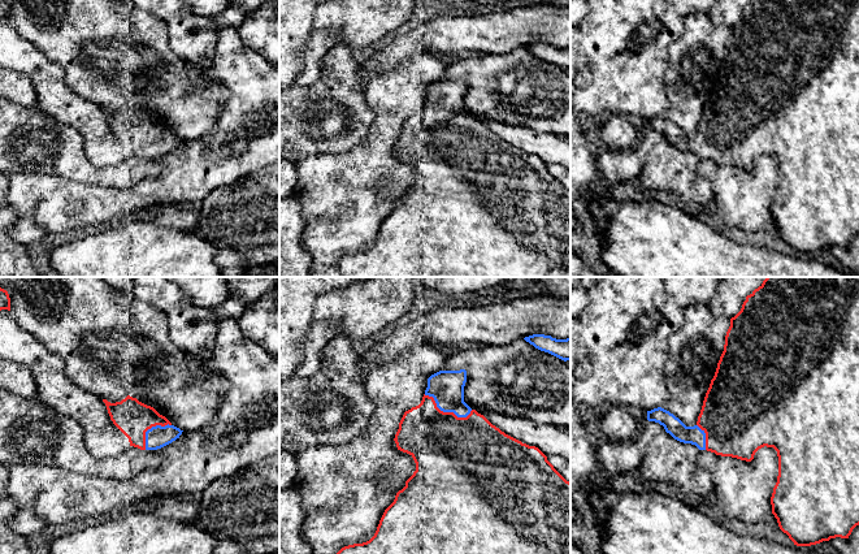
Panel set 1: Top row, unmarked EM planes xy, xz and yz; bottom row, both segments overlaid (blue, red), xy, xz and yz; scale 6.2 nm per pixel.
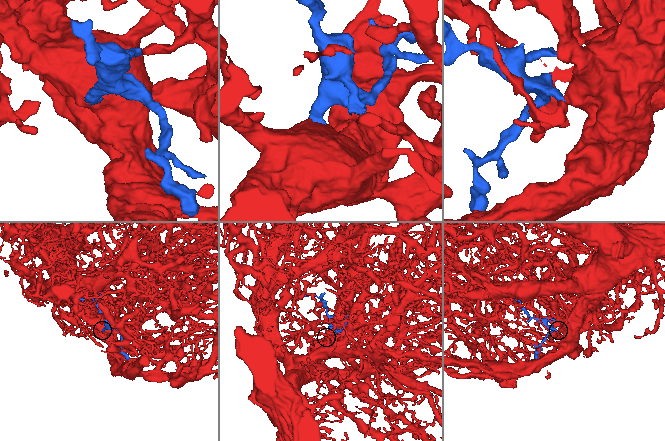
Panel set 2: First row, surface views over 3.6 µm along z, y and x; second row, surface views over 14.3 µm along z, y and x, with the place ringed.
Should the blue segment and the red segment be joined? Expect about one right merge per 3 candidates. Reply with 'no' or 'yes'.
yes

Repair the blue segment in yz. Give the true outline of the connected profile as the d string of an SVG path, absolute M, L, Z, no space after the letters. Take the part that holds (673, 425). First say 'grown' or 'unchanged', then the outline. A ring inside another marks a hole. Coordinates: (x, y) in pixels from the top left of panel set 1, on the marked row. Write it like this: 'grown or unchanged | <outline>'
grown | M767 277L746 297L741 311L730 319L724 351L706 393L697 424L686 427L661 407L647 411L647 420L663 425L665 432L680 442L695 445L699 450L721 456L751 462L759 449L773 447L778 456L778 476L771 505L780 529L797 546L811 546L836 537L849 538L853 529L859 525L859 277Z

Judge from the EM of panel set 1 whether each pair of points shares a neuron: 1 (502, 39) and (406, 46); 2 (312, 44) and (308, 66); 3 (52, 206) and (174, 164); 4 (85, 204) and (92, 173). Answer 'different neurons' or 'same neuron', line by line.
1: same neuron
2: same neuron
3: same neuron
4: different neurons

